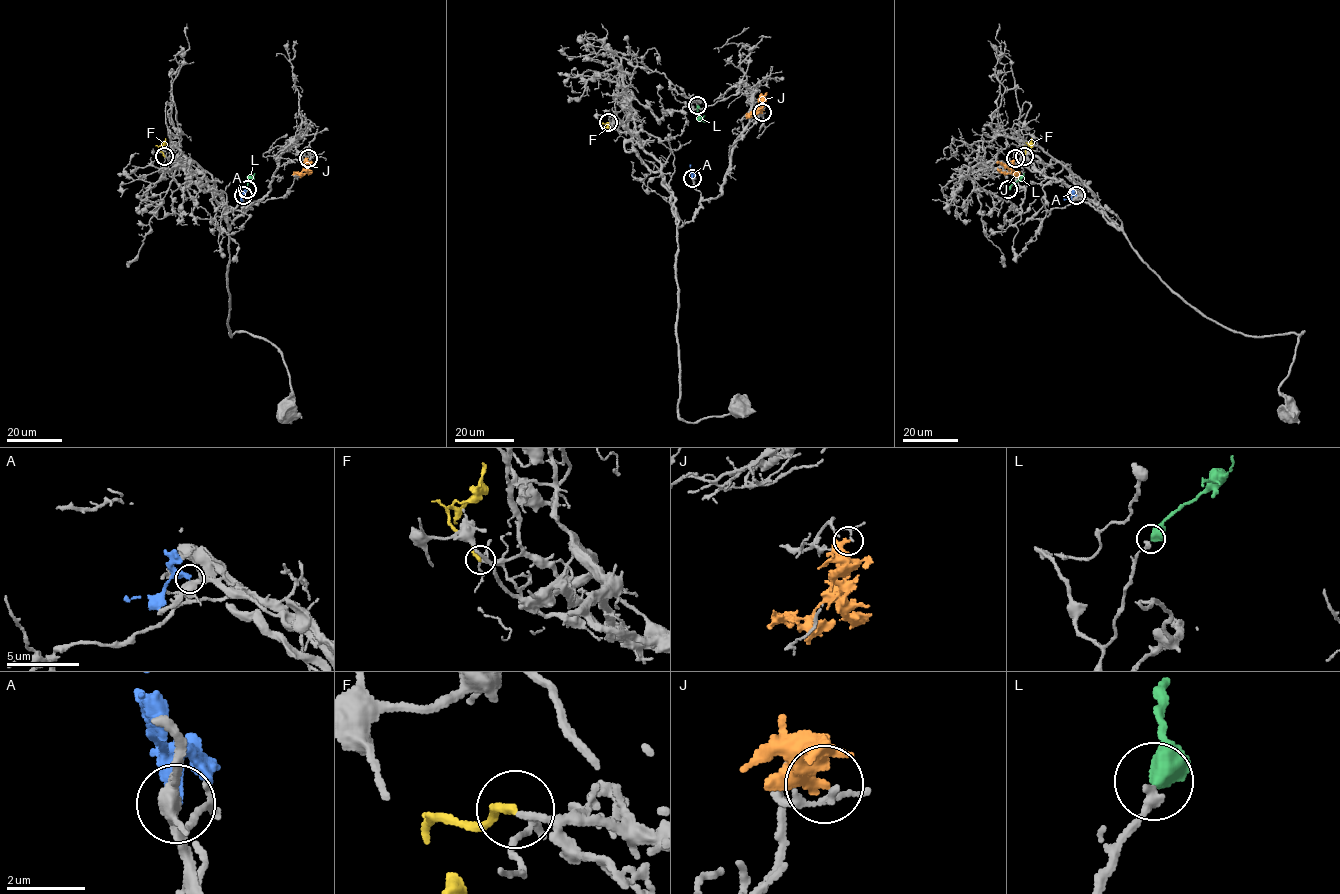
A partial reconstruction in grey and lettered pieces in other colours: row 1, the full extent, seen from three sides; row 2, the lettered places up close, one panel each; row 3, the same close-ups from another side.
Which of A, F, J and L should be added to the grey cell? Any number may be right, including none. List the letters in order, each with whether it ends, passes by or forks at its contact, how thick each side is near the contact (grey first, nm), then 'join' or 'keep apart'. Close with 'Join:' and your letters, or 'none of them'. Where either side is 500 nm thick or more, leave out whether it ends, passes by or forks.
A: it ends there; 320 nm thick on the grey side, 400 nm on the other; keep apart
F: it ends there; 120 nm thick on the grey side, 240 nm on the other; join
J: it ends there; 110 nm thick on the grey side, 400 nm on the other; keep apart
L: 280 nm thick on the grey side, 550 nm on the other; join
Join: F, L

